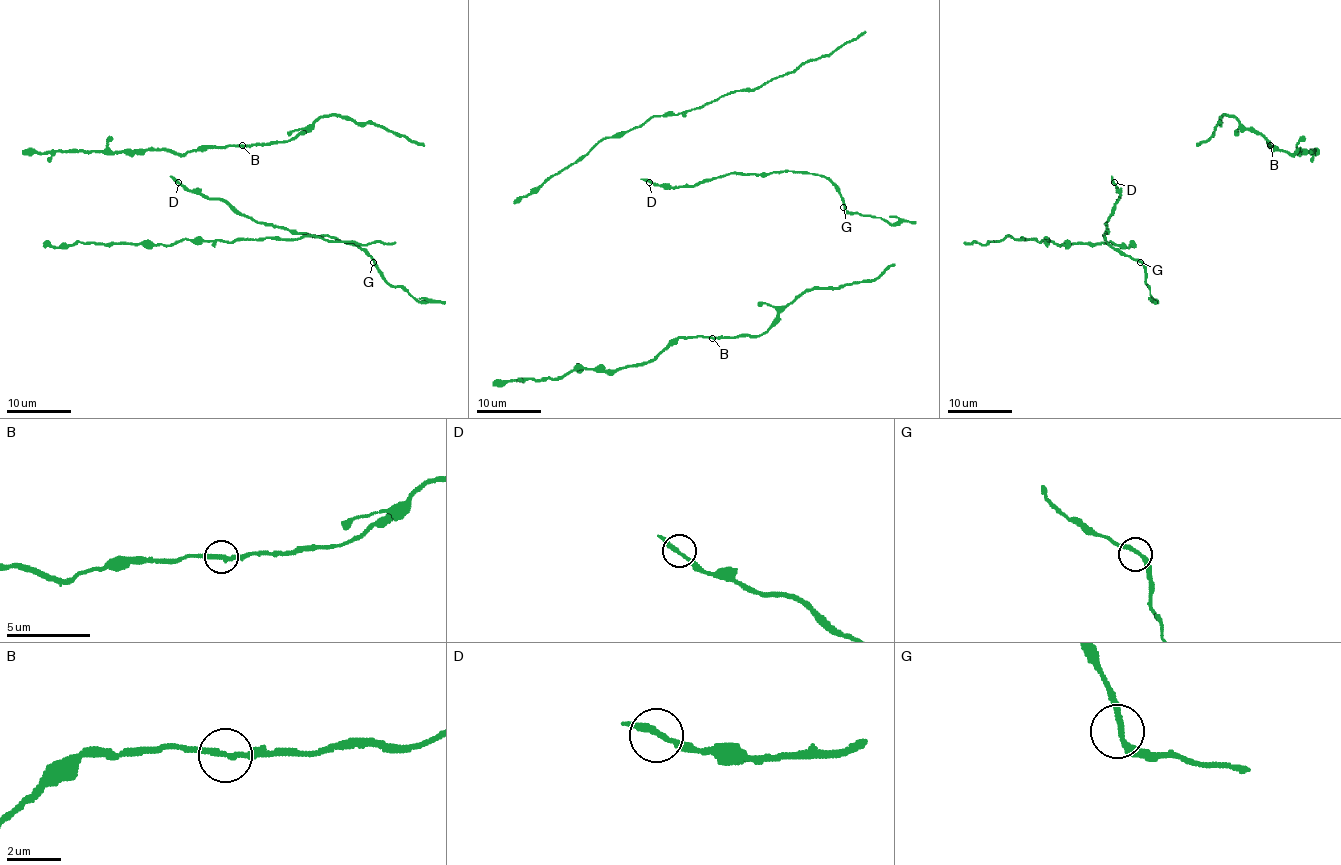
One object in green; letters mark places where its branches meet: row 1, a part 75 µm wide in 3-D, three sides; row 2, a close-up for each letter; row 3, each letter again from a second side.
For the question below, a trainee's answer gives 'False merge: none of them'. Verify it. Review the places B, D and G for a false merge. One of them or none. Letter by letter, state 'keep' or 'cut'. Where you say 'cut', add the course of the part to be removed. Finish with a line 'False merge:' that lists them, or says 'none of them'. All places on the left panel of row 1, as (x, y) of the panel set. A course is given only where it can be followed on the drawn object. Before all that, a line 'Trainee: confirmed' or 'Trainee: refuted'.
Trainee: confirmed
B: keep
D: keep
G: keep
False merge: none of them

